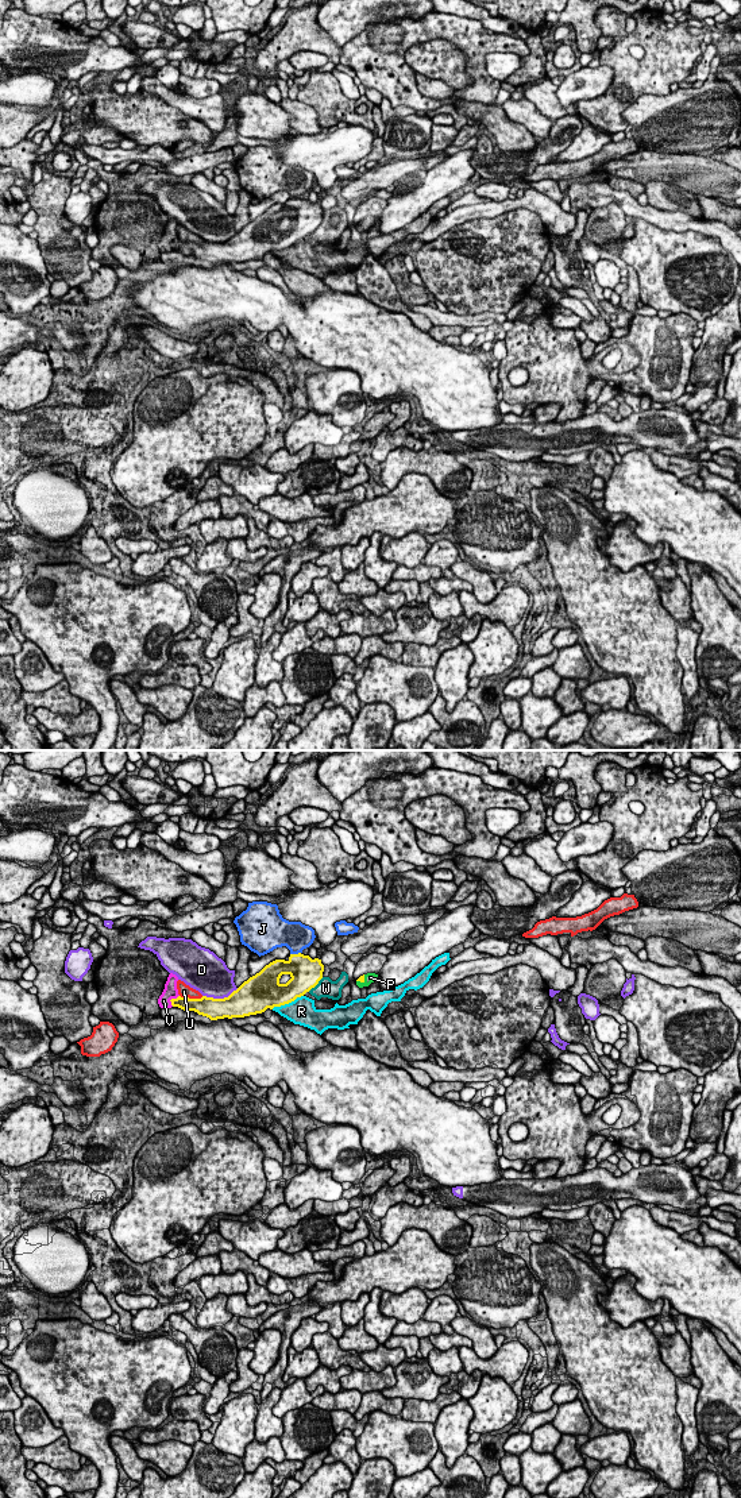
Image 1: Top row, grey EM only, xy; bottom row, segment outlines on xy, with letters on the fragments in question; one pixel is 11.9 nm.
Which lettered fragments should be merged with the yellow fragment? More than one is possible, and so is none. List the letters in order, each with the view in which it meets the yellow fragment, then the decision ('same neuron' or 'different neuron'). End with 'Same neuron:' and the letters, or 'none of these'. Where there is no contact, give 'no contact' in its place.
D: contact in xy; different neuron
J: contact in xy; different neuron
P: contact in xy; same neuron
R: contact in xy; different neuron
U: contact in xy; different neuron
V: contact in xy; different neuron
W: contact in xy; different neuron
Same neuron: P

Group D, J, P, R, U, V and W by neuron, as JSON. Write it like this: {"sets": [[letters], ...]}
{"sets": [["D"], ["J"], ["P"], ["R"], ["U"], ["V"], ["W"]]}

